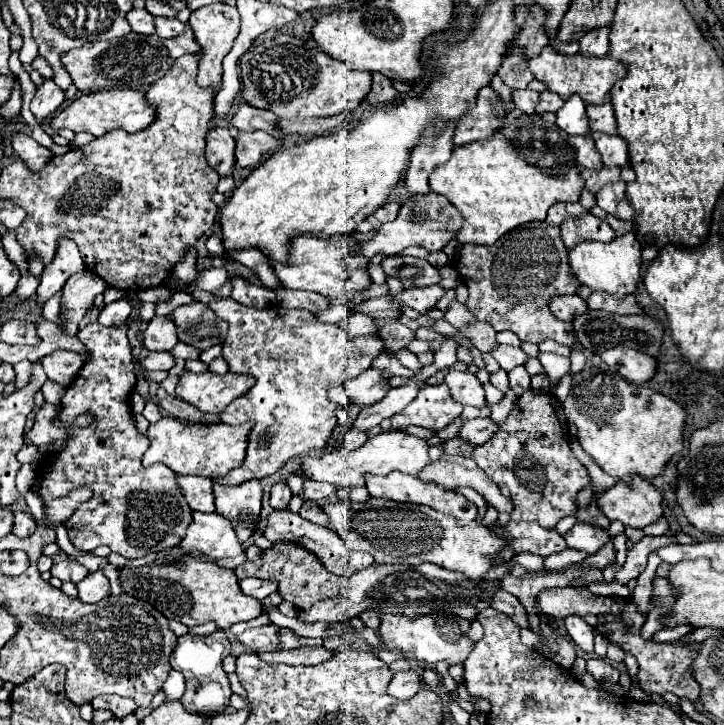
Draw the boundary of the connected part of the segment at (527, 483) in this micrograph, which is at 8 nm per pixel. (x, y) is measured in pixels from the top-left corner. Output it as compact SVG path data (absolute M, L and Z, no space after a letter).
M526 390L518 400L512 412L504 422L498 422L496 434L480 444L474 446L472 458L476 464L486 472L486 476L498 484L498 486L508 486L510 498L518 504L524 506L524 510L536 510L536 518L524 518L524 520L534 520L544 528L554 528L560 518L572 514L576 510L576 492L588 486L588 470L578 462L578 458L572 454L570 444L568 444L568 426L564 418L564 410L560 400L546 392L546 390Z

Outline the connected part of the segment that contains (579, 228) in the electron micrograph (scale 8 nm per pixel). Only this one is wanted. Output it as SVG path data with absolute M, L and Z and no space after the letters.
M584 214L578 218L566 218L560 224L562 230L562 240L566 248L576 246L576 242L582 240L598 240L598 242L612 242L616 236L610 224L602 218L596 218L594 214Z

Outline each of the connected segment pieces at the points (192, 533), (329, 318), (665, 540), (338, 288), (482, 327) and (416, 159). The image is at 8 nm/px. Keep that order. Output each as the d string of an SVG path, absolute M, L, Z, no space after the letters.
M194 512L180 548L184 550L184 554L188 554L190 550L200 550L210 560L242 554L242 544L232 524L218 512Z
M332 306L326 312L316 314L320 322L328 322L328 324L340 324L344 318L350 316L350 308L348 306Z
M644 536L640 542L636 542L632 546L632 550L628 550L626 564L616 572L616 582L628 584L628 580L638 578L646 568L648 554L658 550L660 546L666 546L666 544L672 544L672 542L676 542L674 536Z
M292 236L288 260L286 262L272 260L270 266L272 266L274 274L278 276L278 280L282 282L282 286L286 286L286 288L320 292L326 298L330 298L332 304L352 306L354 292L364 290L372 284L372 280L366 272L368 260L360 258L360 254L356 254L356 250L360 250L360 244L356 244L352 236L330 236L330 238Z
M474 320L468 326L464 326L460 330L462 338L470 340L478 350L482 352L490 352L492 346L496 344L496 330L492 326L488 326L488 322L482 320Z
M448 126L448 130L440 134L440 138L424 138L424 142L420 142L416 150L412 150L410 168L406 172L406 190L410 194L430 192L428 176L438 164L450 158L450 152L454 148L452 134L454 134L454 126Z

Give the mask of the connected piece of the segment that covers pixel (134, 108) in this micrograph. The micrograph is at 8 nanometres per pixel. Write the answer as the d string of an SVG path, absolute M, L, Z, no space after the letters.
M132 88L98 90L98 92L82 94L80 98L72 100L66 108L56 112L50 126L54 130L68 128L72 132L90 132L94 136L102 136L102 134L106 134L106 132L110 132L114 128L122 128L122 130L134 134L138 130L144 130L154 120L154 114L156 114L154 106L150 106L144 100L144 92L140 92L140 90L132 90Z

